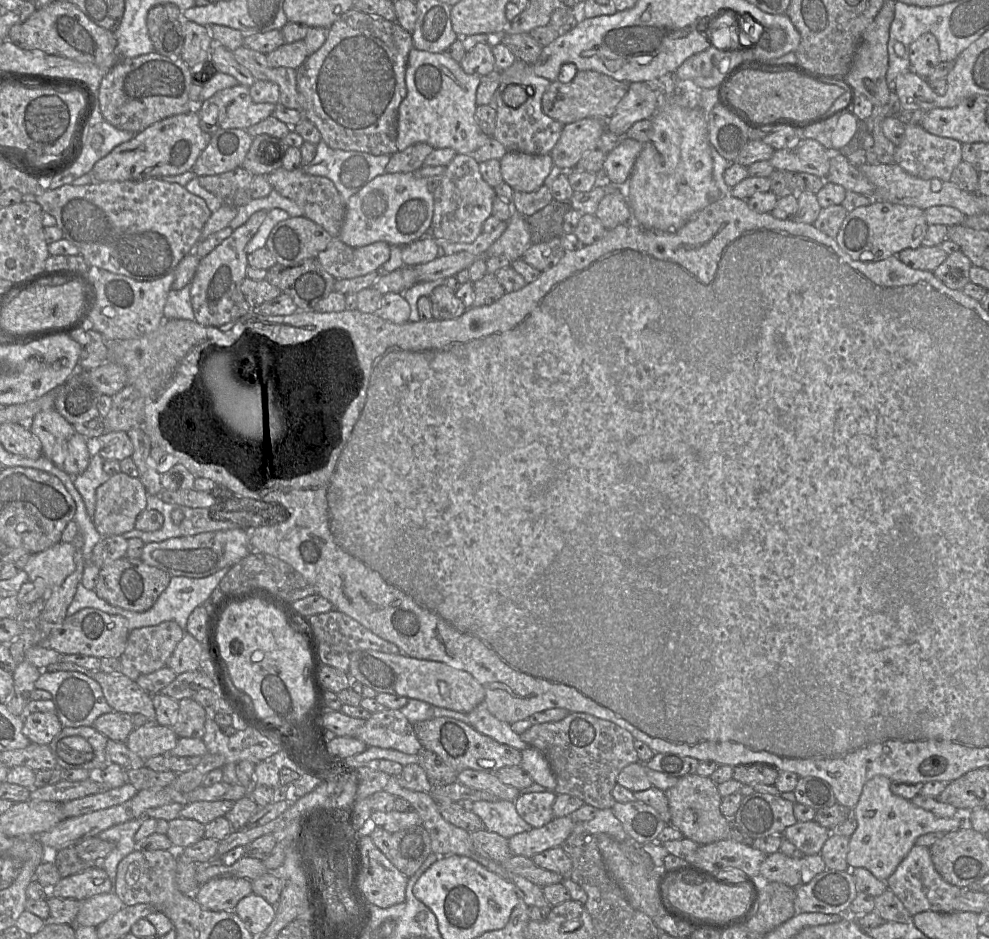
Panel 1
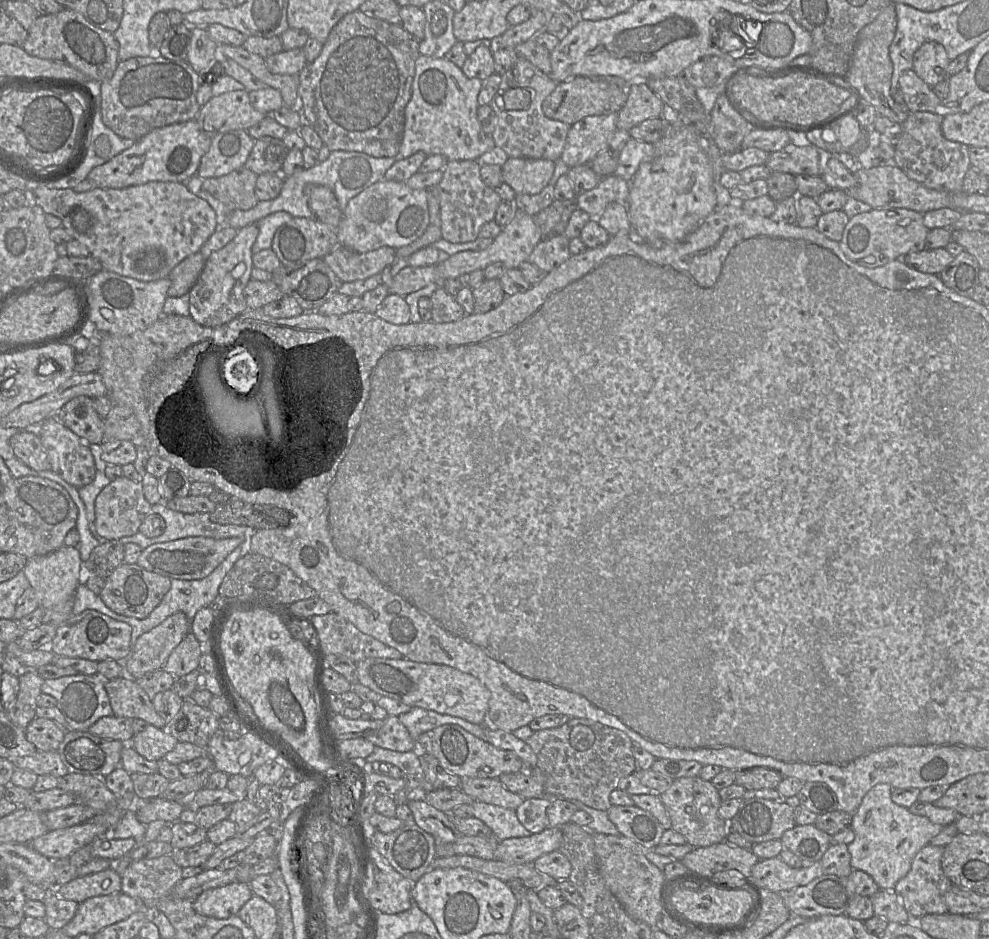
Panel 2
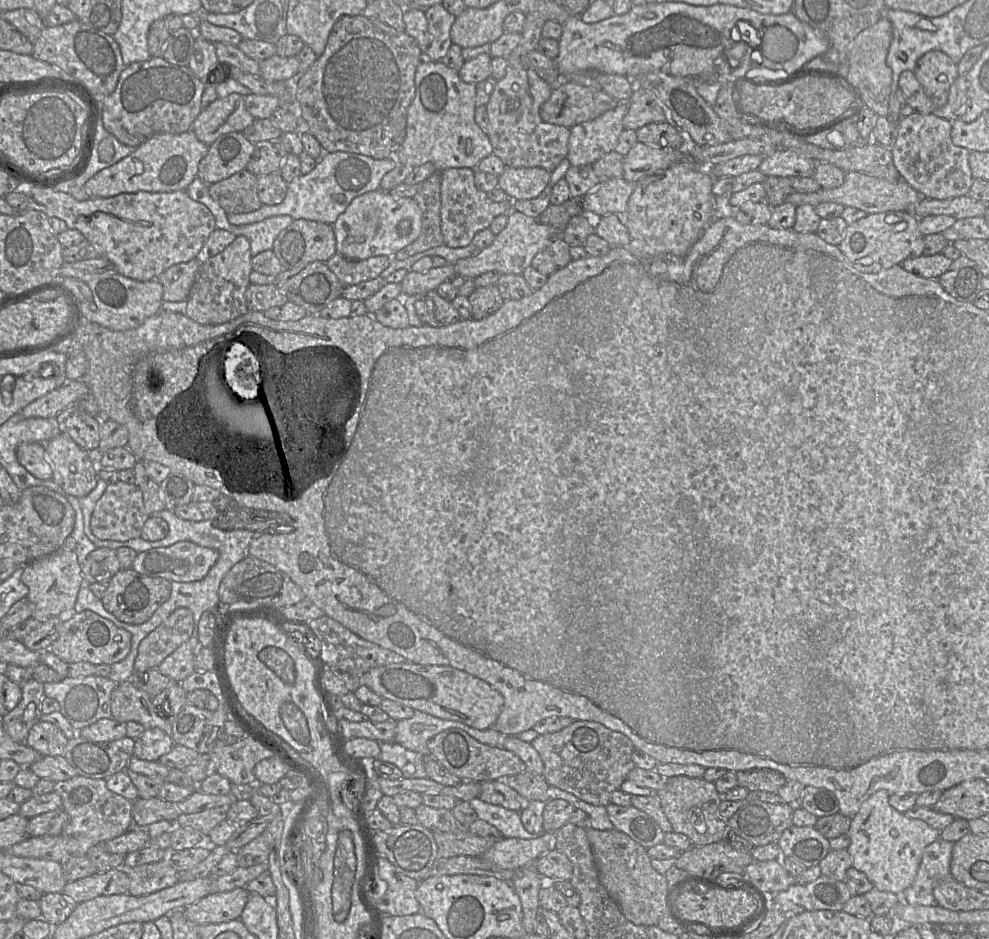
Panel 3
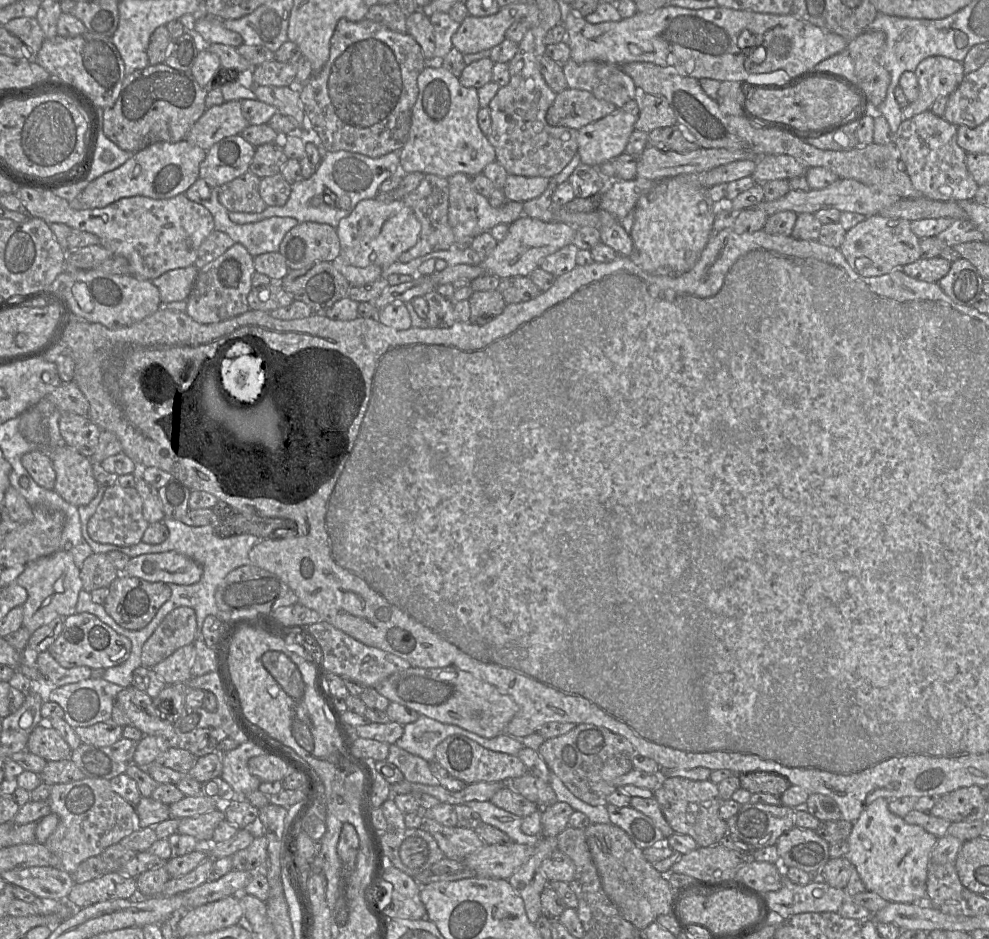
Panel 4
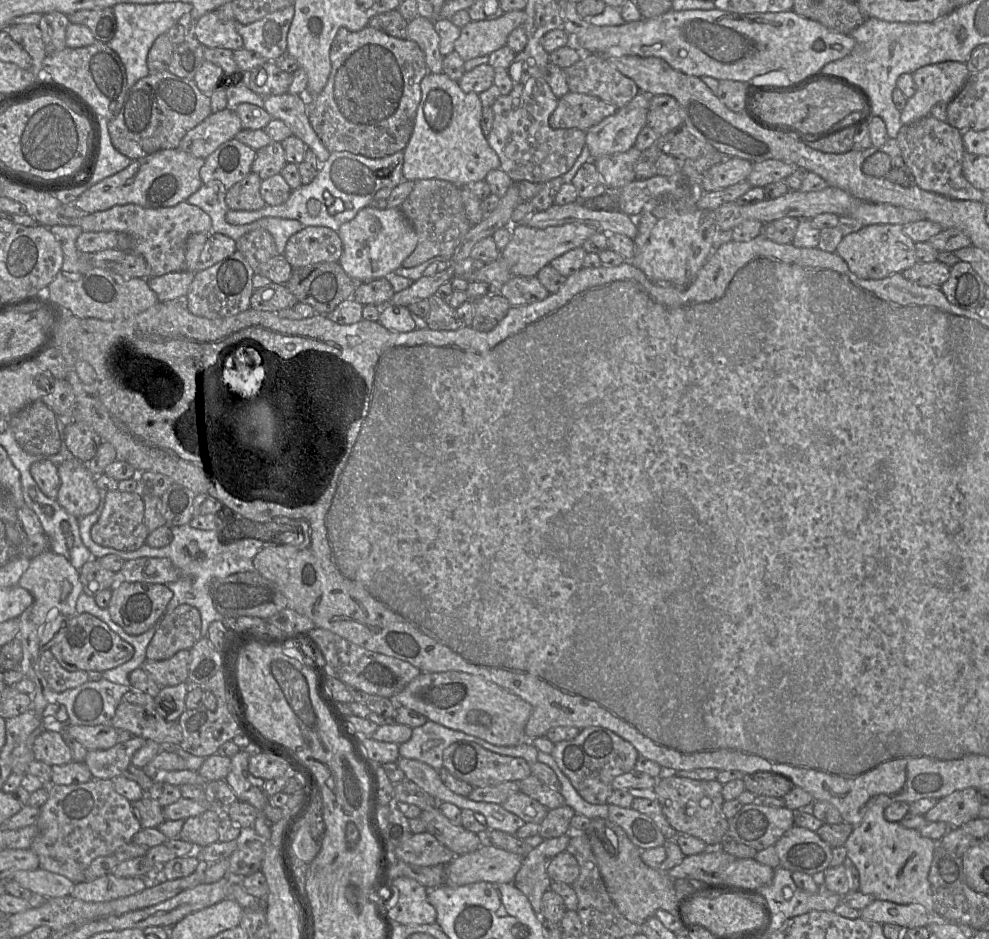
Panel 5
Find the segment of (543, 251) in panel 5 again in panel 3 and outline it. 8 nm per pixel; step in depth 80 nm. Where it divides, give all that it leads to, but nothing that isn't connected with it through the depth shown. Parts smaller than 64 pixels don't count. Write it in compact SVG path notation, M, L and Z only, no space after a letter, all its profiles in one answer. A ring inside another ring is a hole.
M513 202L511 204L511 212L507 213L508 224L505 229L496 235L494 242L478 255L458 260L454 264L457 276L466 279L475 278L491 271L502 275L522 274L527 267L531 266L532 260L538 252L549 246L556 238L561 237L560 231L542 224L538 219L516 211L513 208Z

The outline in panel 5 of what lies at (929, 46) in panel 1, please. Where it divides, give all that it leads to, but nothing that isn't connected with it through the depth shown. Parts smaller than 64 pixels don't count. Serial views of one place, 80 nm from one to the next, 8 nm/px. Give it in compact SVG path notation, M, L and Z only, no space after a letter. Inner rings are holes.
M945 61L920 67L912 73L916 92L900 111L902 125L911 124L930 115L934 105L949 103L970 76L963 62Z

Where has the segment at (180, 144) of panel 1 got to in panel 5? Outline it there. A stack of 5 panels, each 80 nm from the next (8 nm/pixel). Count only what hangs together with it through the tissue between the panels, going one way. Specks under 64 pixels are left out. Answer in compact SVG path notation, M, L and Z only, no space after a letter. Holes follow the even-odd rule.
M179 148L159 150L132 160L123 170L95 183L75 200L75 205L86 213L125 204L136 204L143 208L175 206L186 201L202 185L199 173L204 161Z

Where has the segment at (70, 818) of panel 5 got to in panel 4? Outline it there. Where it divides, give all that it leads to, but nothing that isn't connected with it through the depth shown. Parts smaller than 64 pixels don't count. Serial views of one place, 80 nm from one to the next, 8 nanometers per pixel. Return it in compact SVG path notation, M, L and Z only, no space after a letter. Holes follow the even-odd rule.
M83 778L70 783L52 785L48 804L51 813L58 816L59 823L44 844L52 855L51 866L70 875L84 860L99 856L107 847L119 843L124 837L140 828L134 805L113 791L110 781L106 779Z

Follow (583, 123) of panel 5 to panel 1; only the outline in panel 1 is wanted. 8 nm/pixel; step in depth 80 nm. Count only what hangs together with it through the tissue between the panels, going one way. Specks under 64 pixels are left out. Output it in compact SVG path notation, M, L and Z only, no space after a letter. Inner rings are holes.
M584 70L578 71L569 83L552 82L542 97L543 113L566 125L585 118L606 121L615 112L619 102L625 96L628 83L617 81L602 73Z

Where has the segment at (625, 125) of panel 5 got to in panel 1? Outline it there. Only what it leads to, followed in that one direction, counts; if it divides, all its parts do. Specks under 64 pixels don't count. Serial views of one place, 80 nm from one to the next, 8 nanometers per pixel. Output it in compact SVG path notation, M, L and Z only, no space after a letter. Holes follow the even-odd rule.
M585 118L566 124L556 145L549 154L553 164L567 172L573 169L582 156L597 149L598 142L606 131L606 122Z

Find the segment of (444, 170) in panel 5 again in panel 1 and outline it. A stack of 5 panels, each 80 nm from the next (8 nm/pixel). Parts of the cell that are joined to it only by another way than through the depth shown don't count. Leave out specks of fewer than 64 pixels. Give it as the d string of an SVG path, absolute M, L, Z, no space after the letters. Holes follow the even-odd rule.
M413 48L406 70L407 94L399 107L398 151L426 143L434 149L451 148L470 155L484 146L490 136L480 128L475 112L480 76L469 75L445 53L429 53Z

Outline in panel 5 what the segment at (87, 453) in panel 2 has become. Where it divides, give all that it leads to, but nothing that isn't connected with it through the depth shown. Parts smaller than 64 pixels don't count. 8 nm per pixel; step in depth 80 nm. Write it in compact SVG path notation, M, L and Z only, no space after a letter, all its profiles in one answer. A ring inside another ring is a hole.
M72 457L57 466L60 488L57 501L78 520L92 514L100 502L100 490L86 463Z

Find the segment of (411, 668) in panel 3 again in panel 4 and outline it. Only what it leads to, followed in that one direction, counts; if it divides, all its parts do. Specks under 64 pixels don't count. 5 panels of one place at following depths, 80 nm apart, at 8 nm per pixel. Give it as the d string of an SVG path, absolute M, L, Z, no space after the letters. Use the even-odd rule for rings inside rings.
M410 667L390 675L375 689L390 702L397 702L420 715L457 725L484 738L505 733L518 710L517 704L508 694L501 693L494 685L457 667Z

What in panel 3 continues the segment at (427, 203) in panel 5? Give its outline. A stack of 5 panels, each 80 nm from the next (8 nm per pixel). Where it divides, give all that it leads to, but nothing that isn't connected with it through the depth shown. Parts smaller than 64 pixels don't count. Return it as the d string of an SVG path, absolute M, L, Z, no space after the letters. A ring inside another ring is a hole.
M435 172L422 183L422 189L415 194L421 211L422 230L417 239L395 254L405 260L417 253L445 245L441 232L441 173Z

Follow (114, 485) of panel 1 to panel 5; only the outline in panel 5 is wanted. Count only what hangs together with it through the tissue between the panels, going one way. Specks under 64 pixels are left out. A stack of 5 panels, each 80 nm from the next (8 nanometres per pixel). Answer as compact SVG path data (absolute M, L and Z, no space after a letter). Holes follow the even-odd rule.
M118 489L106 492L103 511L90 532L92 540L102 547L120 551L134 551L140 548L145 544L149 534L144 523L142 496L135 492L121 492Z

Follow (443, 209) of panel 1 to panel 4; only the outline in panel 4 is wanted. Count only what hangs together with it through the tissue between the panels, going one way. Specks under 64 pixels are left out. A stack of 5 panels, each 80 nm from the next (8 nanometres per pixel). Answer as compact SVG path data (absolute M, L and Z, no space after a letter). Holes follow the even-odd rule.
M456 173L448 178L449 210L448 220L455 236L457 245L472 244L474 238L490 230L498 224L510 225L524 215L523 203L507 201L500 207L492 207L488 198L479 194L473 187L473 180L464 173Z

